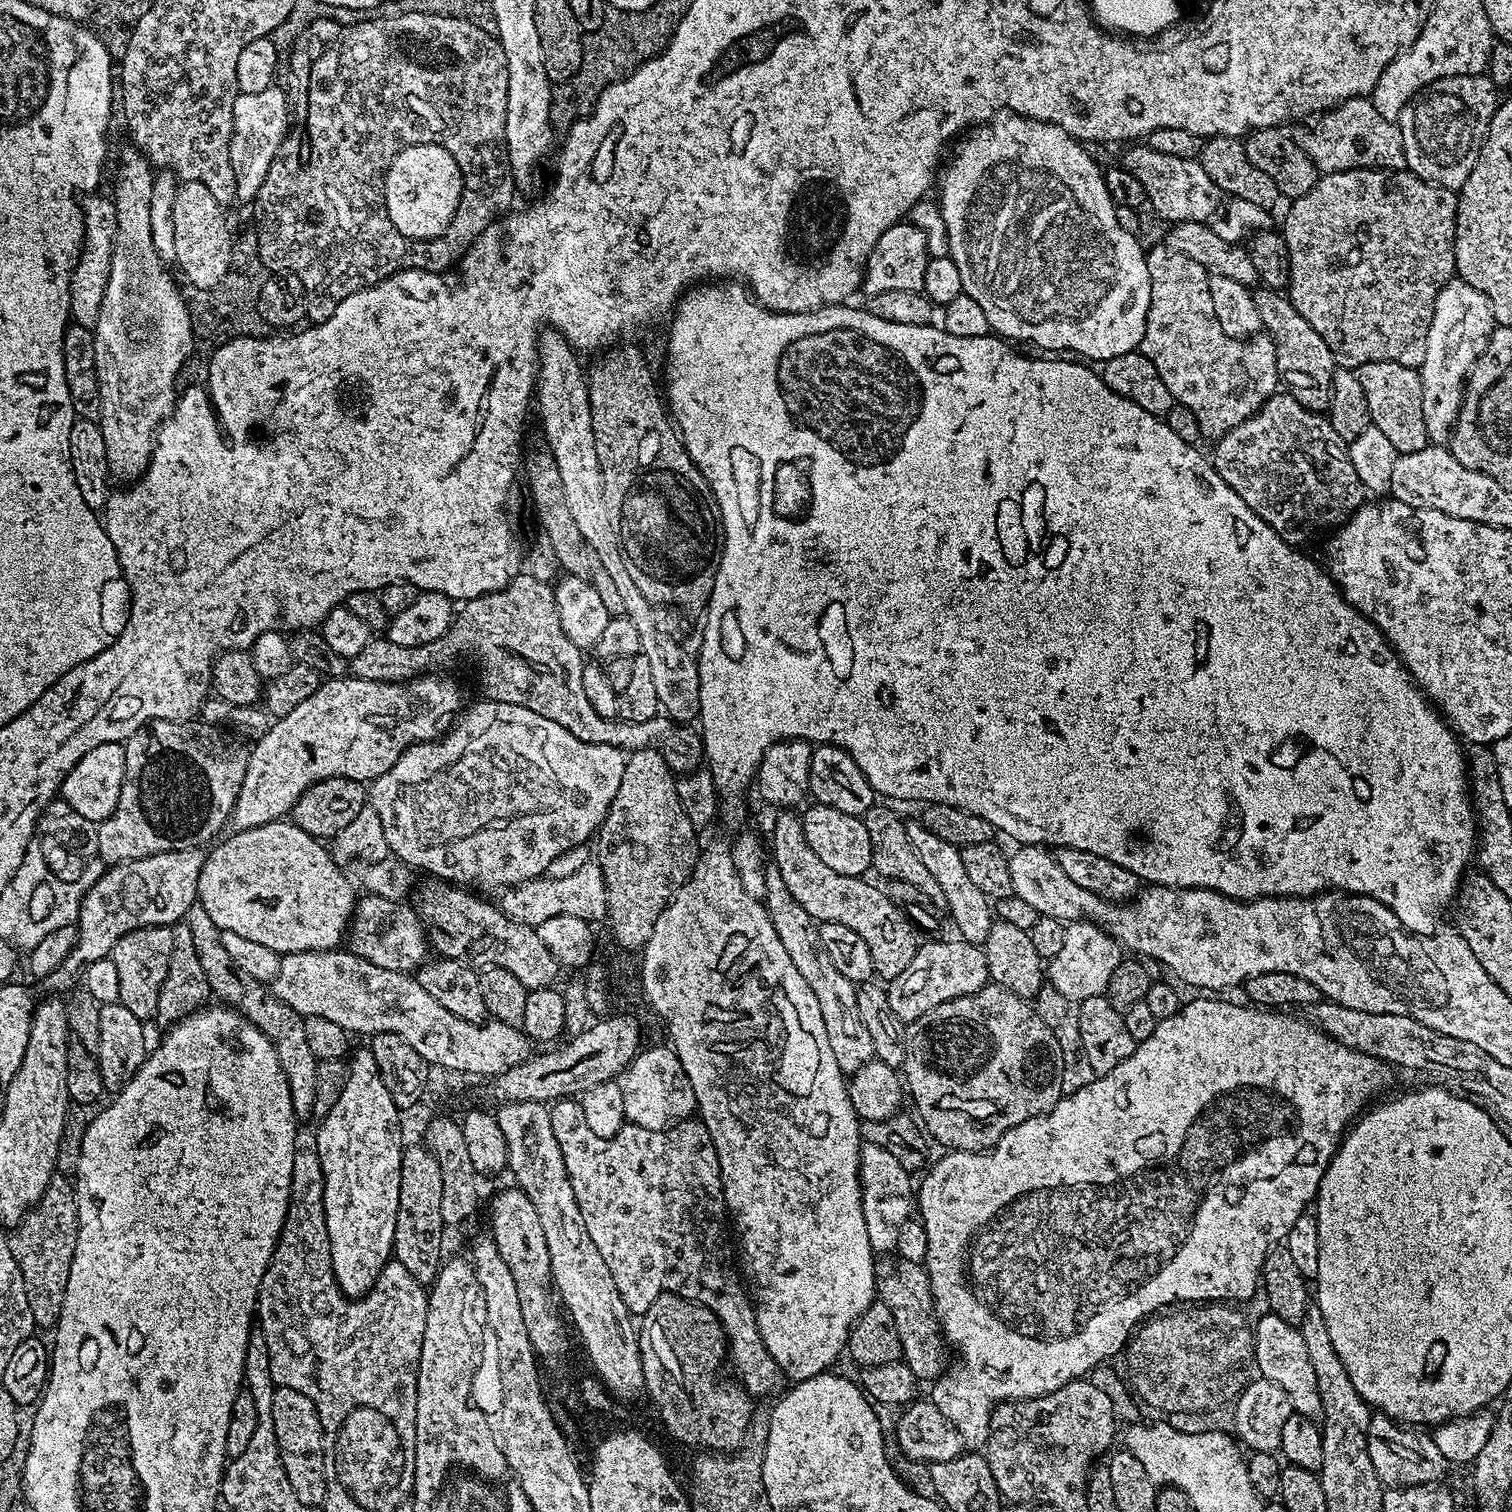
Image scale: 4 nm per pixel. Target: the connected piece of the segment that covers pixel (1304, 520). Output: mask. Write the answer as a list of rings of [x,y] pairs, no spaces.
[[[1272,396],[1264,405],[1257,407],[1252,415],[1225,436],[1215,441],[1216,453],[1211,453],[1210,463],[1216,473],[1266,522],[1285,542],[1293,546],[1304,546],[1307,540],[1319,532],[1331,533],[1360,509],[1366,500],[1364,483],[1358,478],[1358,470],[1348,457],[1342,437],[1336,433],[1327,415],[1311,412],[1292,396]]]

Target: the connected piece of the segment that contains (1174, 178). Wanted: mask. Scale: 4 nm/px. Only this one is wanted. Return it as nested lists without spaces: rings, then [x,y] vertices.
[[[1136,142],[1125,154],[1122,167],[1130,170],[1134,178],[1144,187],[1147,203],[1167,222],[1182,220],[1207,221],[1217,211],[1217,188],[1212,185],[1206,170],[1202,170],[1199,159],[1178,158],[1174,154],[1164,154],[1148,147],[1147,143]]]

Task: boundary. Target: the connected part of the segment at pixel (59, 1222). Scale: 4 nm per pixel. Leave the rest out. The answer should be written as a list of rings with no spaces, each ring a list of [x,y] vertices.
[[[53,1175],[44,1197],[19,1221],[17,1228],[20,1229],[16,1240],[14,1236],[14,1255],[24,1287],[63,1290],[66,1282],[70,1282],[70,1262],[74,1262],[74,1250],[78,1246],[78,1206],[73,1181],[63,1175]]]

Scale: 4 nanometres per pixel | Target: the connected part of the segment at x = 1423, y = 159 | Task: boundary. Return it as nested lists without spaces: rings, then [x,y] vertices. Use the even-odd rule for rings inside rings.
[[[1481,74],[1479,76],[1451,76],[1450,78],[1442,78],[1432,84],[1427,84],[1426,87],[1400,111],[1398,127],[1400,129],[1400,137],[1402,138],[1401,148],[1404,151],[1404,162],[1407,171],[1412,172],[1418,178],[1430,181],[1431,184],[1439,184],[1441,188],[1459,190],[1466,182],[1466,178],[1470,178],[1470,170],[1474,170],[1474,162],[1478,162],[1480,147],[1484,144],[1484,134],[1488,131],[1488,124],[1491,122],[1492,116],[1498,107],[1498,95],[1496,96],[1496,92],[1498,92],[1497,85],[1493,84],[1491,76],[1487,74]]]

